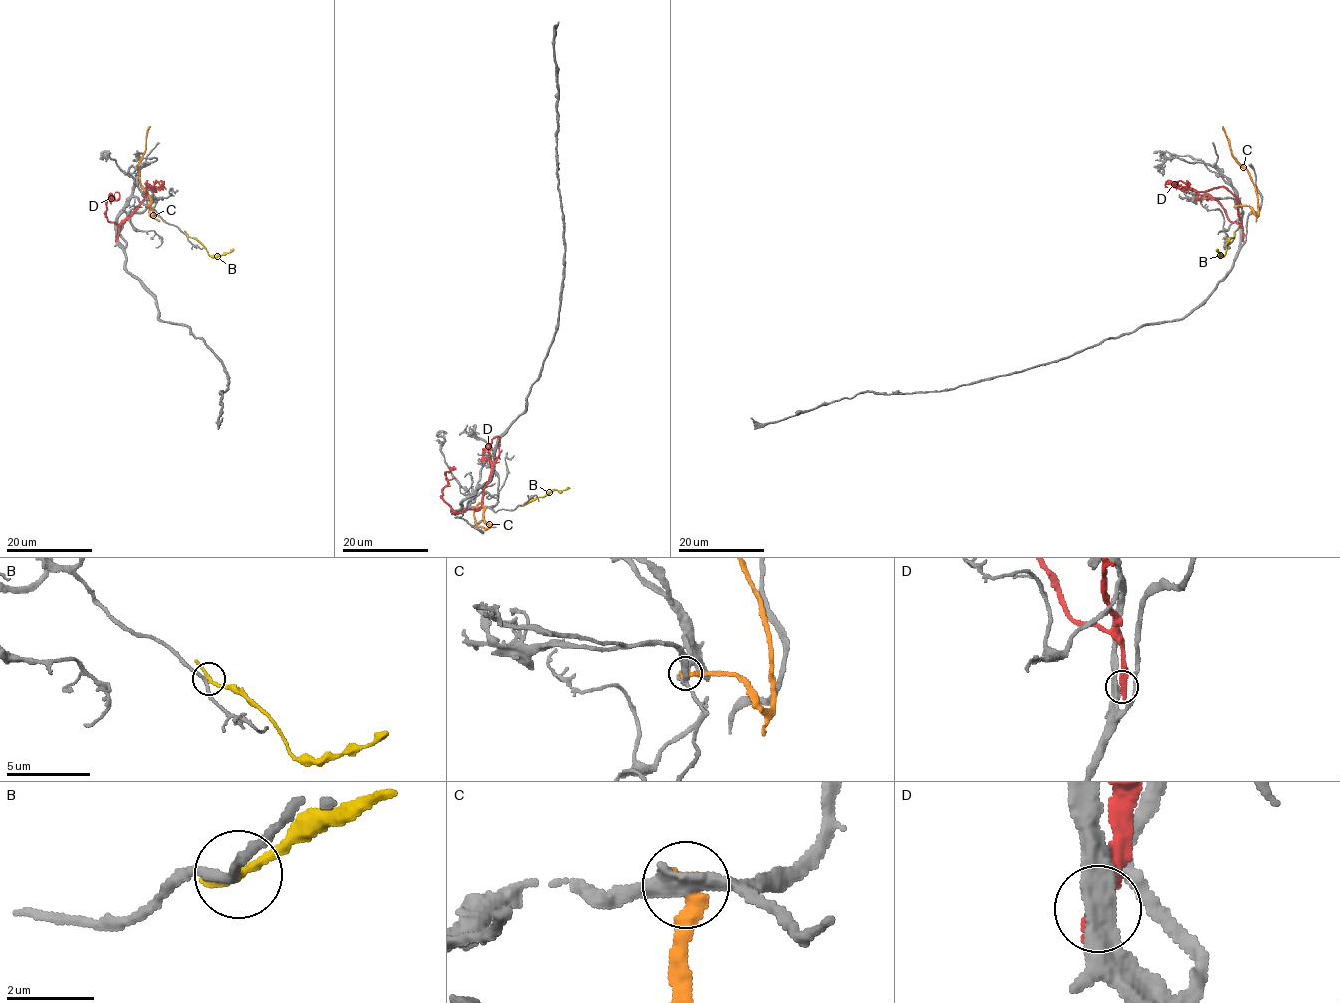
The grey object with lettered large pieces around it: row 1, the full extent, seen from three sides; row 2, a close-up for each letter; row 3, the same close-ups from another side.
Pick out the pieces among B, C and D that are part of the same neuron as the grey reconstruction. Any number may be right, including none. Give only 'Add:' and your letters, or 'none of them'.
Add: none of them

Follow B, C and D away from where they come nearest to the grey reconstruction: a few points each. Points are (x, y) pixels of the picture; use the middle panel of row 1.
B: (524, 505), (570, 488)
C: (483, 507), (483, 519), (489, 524), (485, 528), (476, 523), (474, 510), (486, 493)
D: (452, 513), (478, 509), (491, 463), (497, 457), (499, 439), (494, 439)

